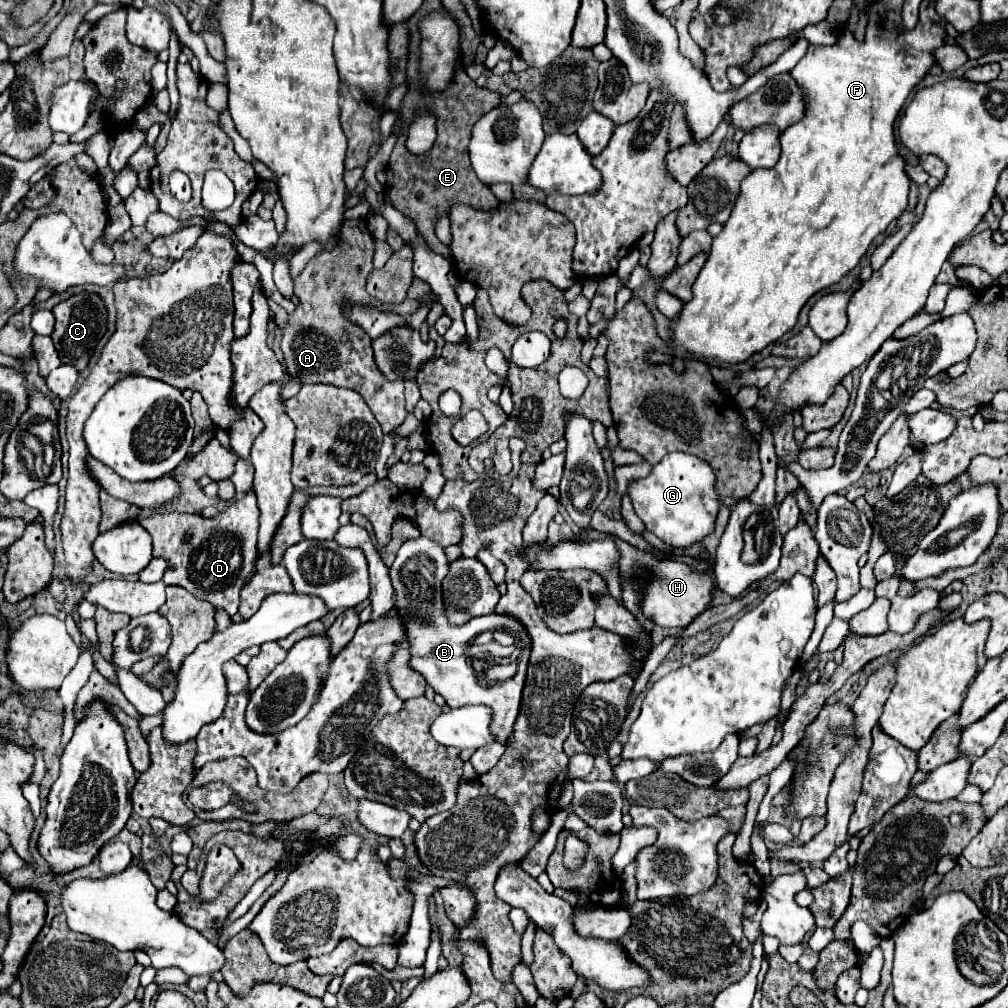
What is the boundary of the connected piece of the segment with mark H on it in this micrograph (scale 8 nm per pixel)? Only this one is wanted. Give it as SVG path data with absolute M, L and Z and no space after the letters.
M618 537L616 545L620 551L620 575L632 577L640 571L650 571L650 579L644 585L644 597L642 597L642 613L646 617L652 617L656 625L660 627L688 627L700 613L712 607L712 591L714 591L714 579L710 573L696 573L686 563L674 561L674 559L654 559L648 551L640 551Z

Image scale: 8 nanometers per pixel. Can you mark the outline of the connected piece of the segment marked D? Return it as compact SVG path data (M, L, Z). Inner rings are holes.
M250 491L240 501L228 505L214 519L204 519L190 513L162 513L142 519L140 525L152 537L154 557L164 557L168 561L168 569L162 579L166 585L180 585L194 597L206 599L214 607L234 615L238 611L238 593L254 567L258 517L260 511L256 505L256 495ZM184 531L190 531L192 537L182 545Z

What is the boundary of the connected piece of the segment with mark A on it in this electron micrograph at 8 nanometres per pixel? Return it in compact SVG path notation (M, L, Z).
M348 219L342 223L340 229L340 243L336 245L334 251L330 253L320 253L308 261L308 265L302 271L302 301L296 307L294 313L288 315L288 323L280 327L280 349L284 353L282 365L286 367L286 375L298 379L302 385L310 383L326 383L326 385L336 385L336 387L346 387L354 389L362 395L366 405L370 407L372 415L376 421L382 425L384 433L392 433L398 425L404 423L406 419L406 409L404 409L404 381L394 381L390 383L376 367L374 357L372 357L372 339L360 329L348 323L342 317L342 301L344 299L354 299L356 303L370 303L366 295L366 277L372 271L372 253L374 253L374 239L366 229L364 219Z

